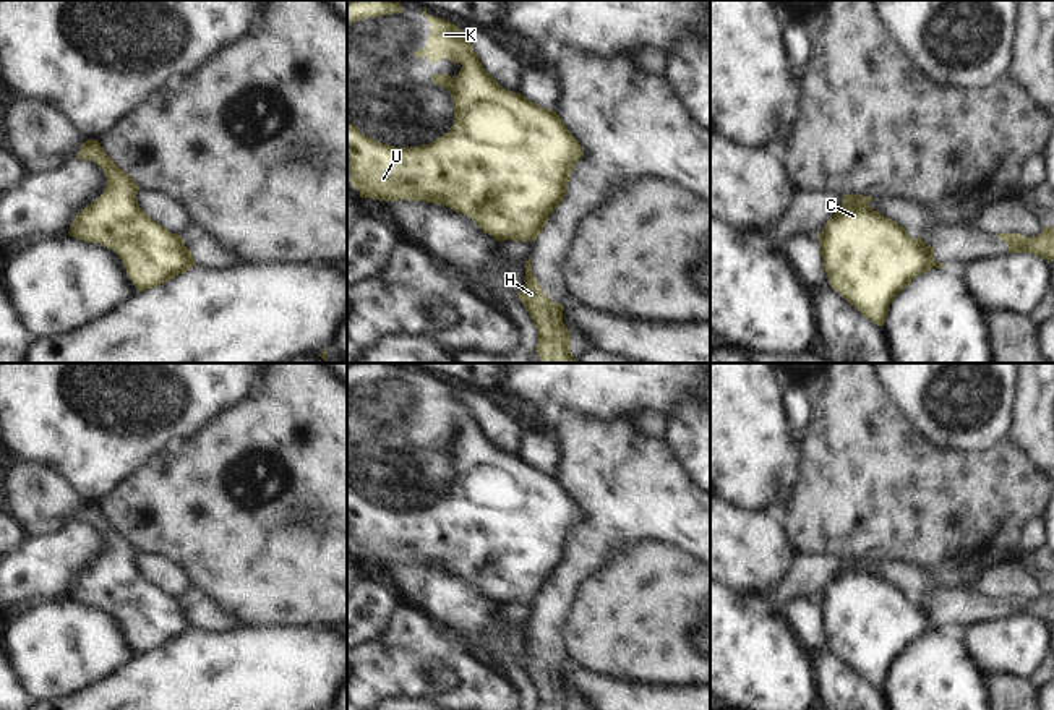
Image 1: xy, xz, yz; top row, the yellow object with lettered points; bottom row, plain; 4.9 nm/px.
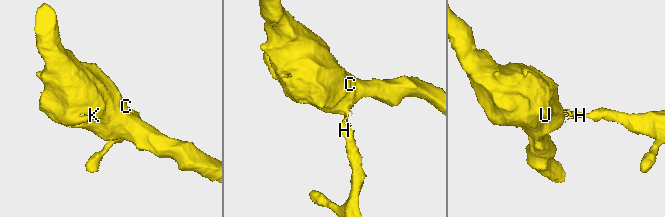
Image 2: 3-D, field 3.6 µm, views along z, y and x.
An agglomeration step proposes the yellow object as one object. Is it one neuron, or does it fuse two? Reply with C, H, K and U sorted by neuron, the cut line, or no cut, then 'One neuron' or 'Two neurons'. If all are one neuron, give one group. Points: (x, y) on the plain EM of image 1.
Groups: C K U / H. Split along xz (547, 579), (532, 602). Two neurons.

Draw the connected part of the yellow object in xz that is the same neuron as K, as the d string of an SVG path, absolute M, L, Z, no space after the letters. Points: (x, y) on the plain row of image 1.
M422 378L431 387L428 407L415 420L436 426L449 421L461 426L457 439L433 436L435 447L449 454L454 486L430 507L394 511L358 494L347 483L347 537L360 561L379 564L425 564L443 567L472 582L496 605L532 605L540 587L550 579L568 553L569 538L584 512L559 478L521 456L498 447L473 415L469 397L444 381Z

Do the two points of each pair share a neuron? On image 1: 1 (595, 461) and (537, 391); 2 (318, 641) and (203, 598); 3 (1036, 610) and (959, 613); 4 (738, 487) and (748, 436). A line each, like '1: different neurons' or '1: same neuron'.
1: different neurons
2: different neurons
3: same neuron
4: same neuron

